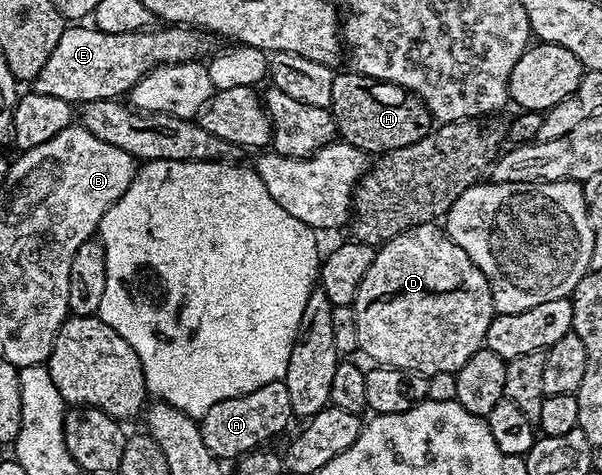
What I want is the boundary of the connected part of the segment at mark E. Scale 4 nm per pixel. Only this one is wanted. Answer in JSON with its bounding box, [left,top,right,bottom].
[32,24,203,103]

